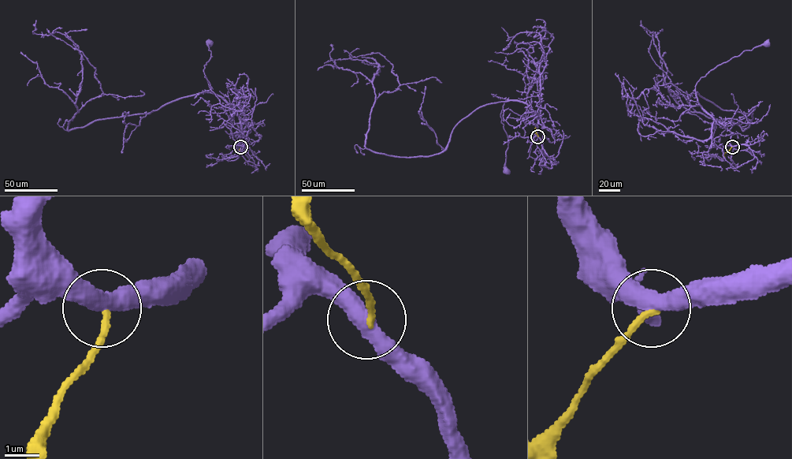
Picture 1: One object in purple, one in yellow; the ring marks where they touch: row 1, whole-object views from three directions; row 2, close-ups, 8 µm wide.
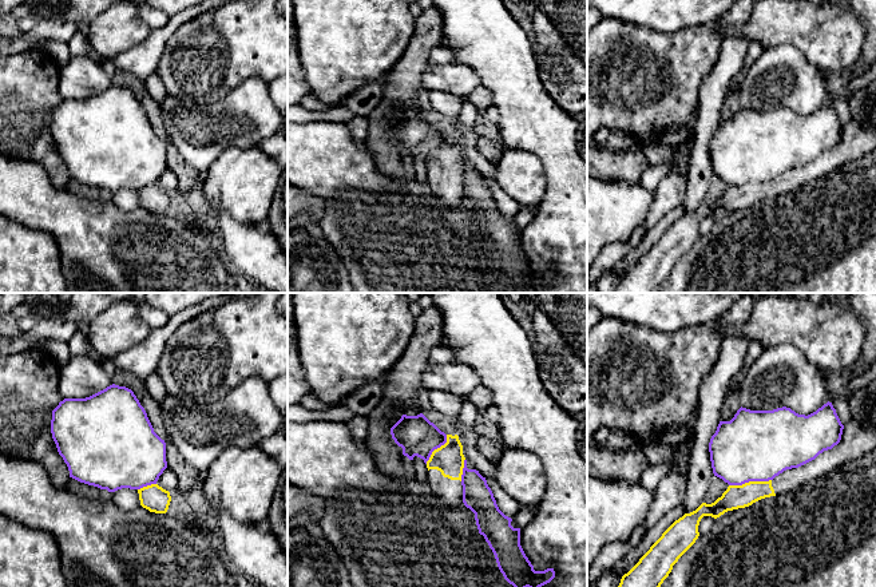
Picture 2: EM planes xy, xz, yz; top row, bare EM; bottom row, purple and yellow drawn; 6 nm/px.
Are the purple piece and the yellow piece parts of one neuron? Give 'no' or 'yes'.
no

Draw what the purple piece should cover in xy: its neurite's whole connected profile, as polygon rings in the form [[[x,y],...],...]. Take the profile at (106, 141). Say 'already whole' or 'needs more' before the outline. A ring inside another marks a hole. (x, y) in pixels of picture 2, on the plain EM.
already whole; [[[112,84],[86,99],[64,99],[52,111],[51,134],[70,178],[108,193],[156,185],[167,168],[165,140],[154,132],[144,108],[126,87]]]

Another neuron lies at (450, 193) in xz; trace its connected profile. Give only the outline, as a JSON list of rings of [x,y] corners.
[[[447,135],[447,143],[435,150],[427,162],[429,187],[445,207],[456,207],[463,202],[464,160],[459,136]]]

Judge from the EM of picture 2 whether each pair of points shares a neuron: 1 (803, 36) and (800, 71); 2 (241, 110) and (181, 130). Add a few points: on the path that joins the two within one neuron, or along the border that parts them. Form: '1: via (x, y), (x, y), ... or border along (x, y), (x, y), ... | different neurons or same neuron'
1: border along (771, 47), (781, 44), (795, 46), (823, 74) | different neurons
2: via (226, 122), (195, 130) | same neuron

